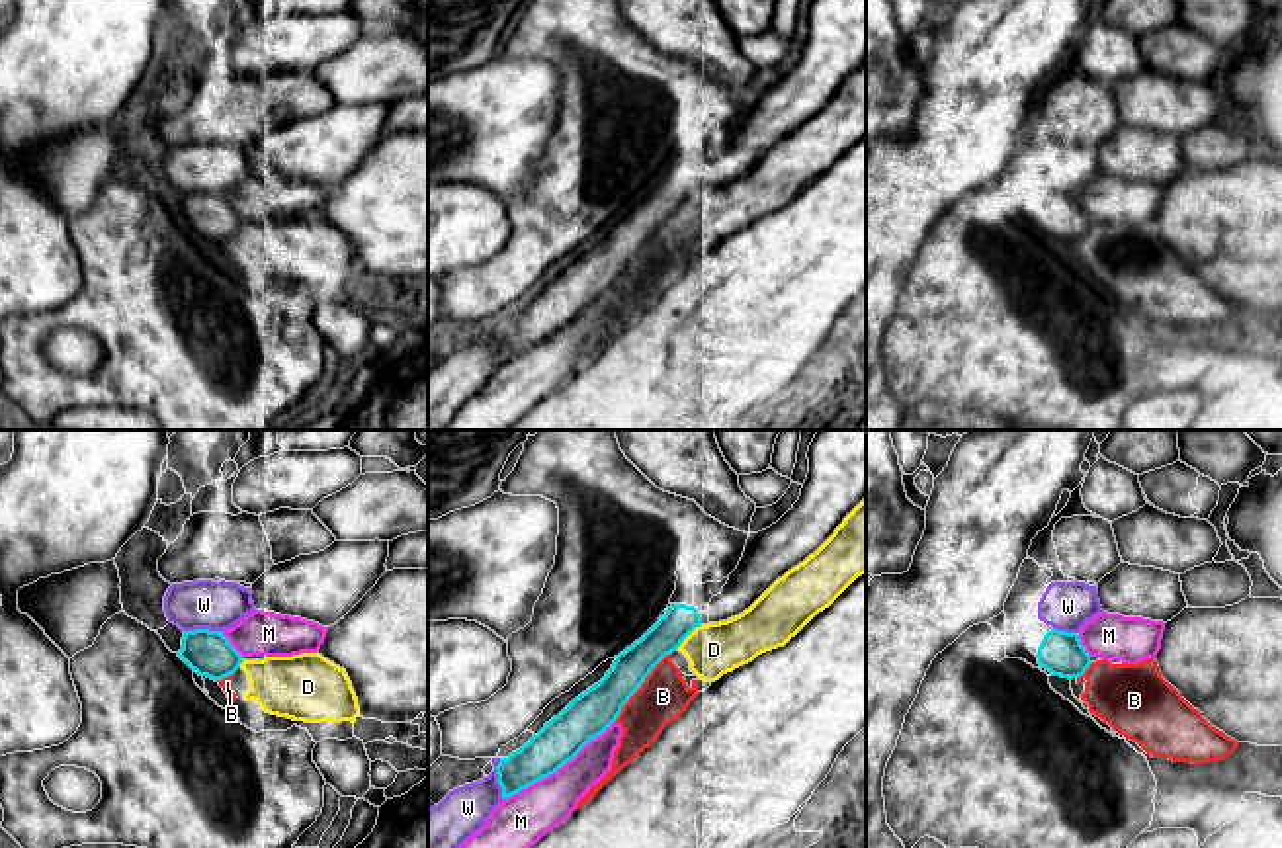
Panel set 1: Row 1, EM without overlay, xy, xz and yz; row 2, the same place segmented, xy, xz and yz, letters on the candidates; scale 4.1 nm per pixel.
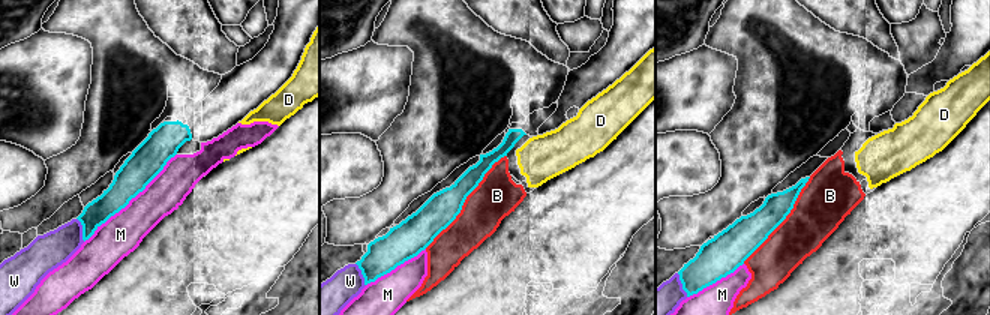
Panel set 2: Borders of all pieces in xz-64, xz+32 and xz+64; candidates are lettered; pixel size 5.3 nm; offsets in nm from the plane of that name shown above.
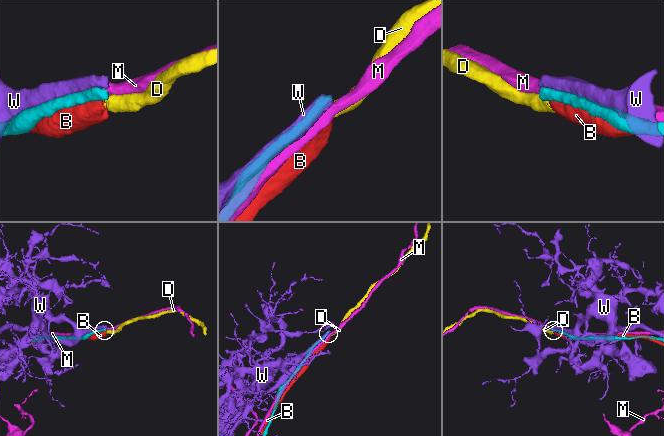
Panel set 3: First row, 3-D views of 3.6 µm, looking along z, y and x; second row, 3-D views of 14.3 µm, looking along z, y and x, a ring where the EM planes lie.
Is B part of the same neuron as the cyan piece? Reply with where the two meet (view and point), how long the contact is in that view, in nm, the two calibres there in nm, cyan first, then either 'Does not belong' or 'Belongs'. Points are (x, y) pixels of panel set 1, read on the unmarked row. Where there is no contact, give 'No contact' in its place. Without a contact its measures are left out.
Touches cyan at xz (640, 249). Shared border 380 nm. Thickness 180 nm (cyan) against 200 nm. Does not belong

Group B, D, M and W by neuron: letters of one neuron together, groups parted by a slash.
B D / M / W

